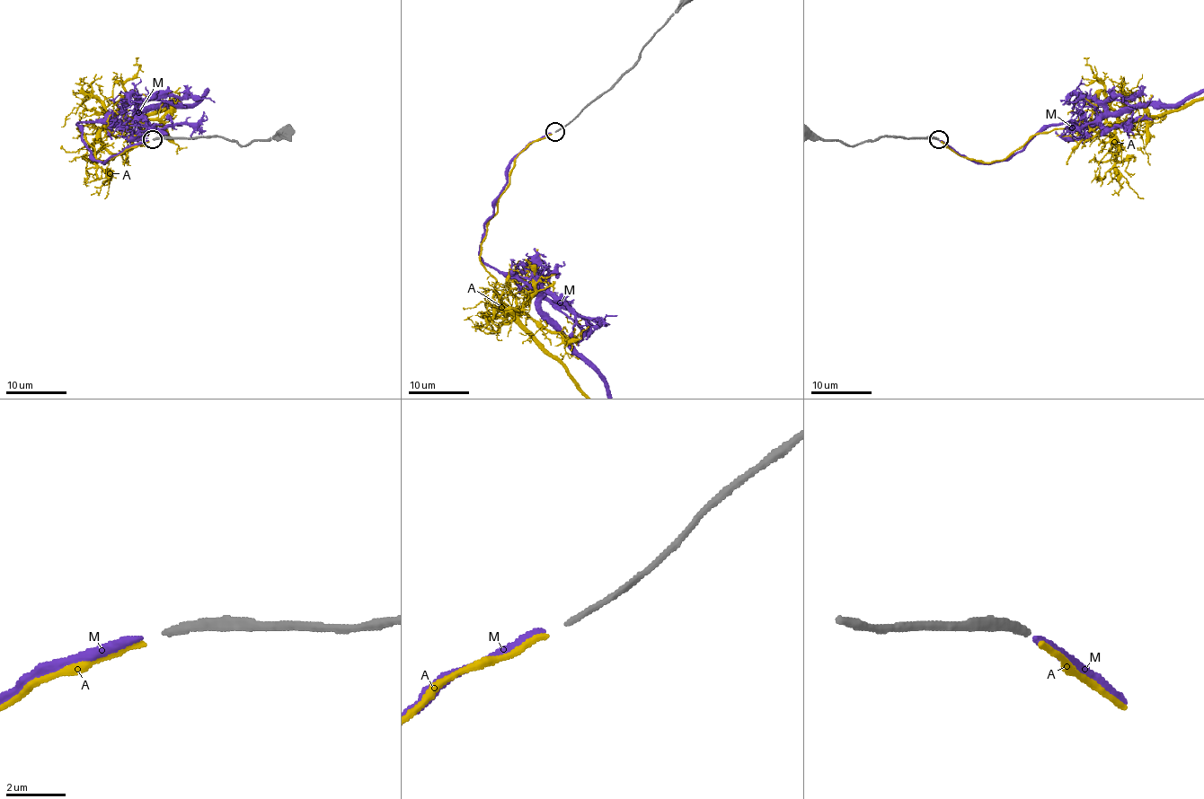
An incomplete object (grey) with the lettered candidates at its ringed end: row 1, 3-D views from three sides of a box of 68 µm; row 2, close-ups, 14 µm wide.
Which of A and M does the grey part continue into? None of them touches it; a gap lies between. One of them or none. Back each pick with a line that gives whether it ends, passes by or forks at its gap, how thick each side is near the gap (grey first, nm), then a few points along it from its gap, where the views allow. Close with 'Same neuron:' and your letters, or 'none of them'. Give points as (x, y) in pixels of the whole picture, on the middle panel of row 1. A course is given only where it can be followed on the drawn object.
M: it ends | 220/240 nm
Same neuron: M

